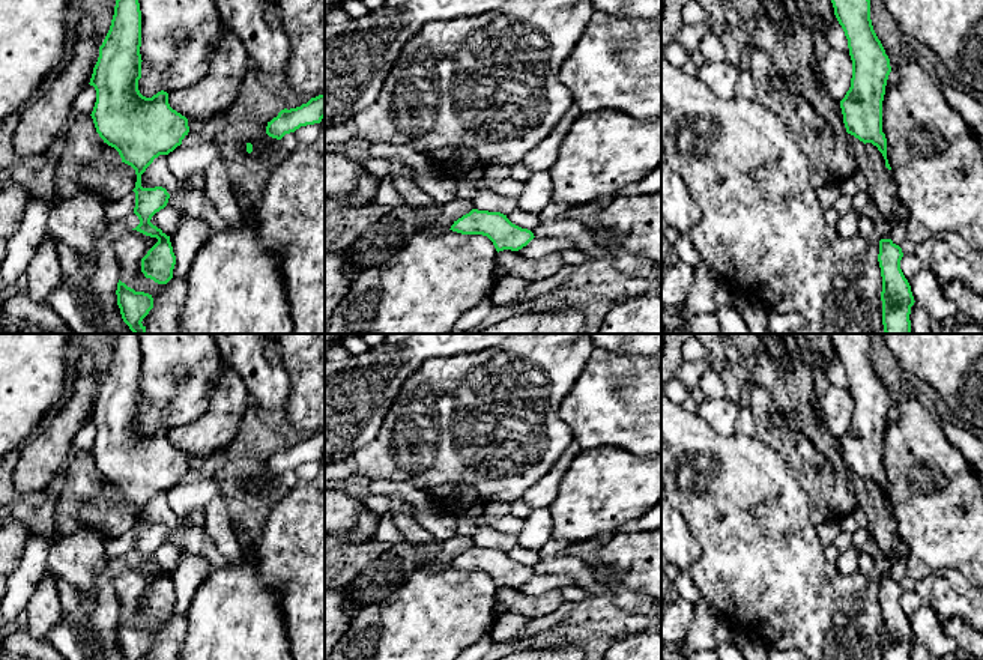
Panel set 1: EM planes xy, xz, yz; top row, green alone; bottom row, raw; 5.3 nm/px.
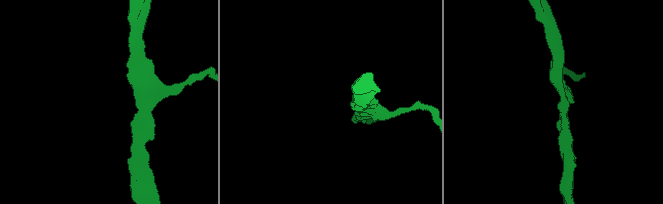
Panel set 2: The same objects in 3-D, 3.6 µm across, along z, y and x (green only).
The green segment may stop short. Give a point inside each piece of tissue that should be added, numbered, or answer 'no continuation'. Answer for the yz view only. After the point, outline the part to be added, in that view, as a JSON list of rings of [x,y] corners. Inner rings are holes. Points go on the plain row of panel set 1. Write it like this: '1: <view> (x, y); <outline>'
no continuation

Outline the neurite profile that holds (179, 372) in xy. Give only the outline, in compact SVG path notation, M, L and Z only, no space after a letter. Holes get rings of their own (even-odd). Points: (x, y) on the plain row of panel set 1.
M137 334L141 347L141 415L138 427L152 434L164 427L200 418L209 407L210 394L222 371L218 346L212 334Z

